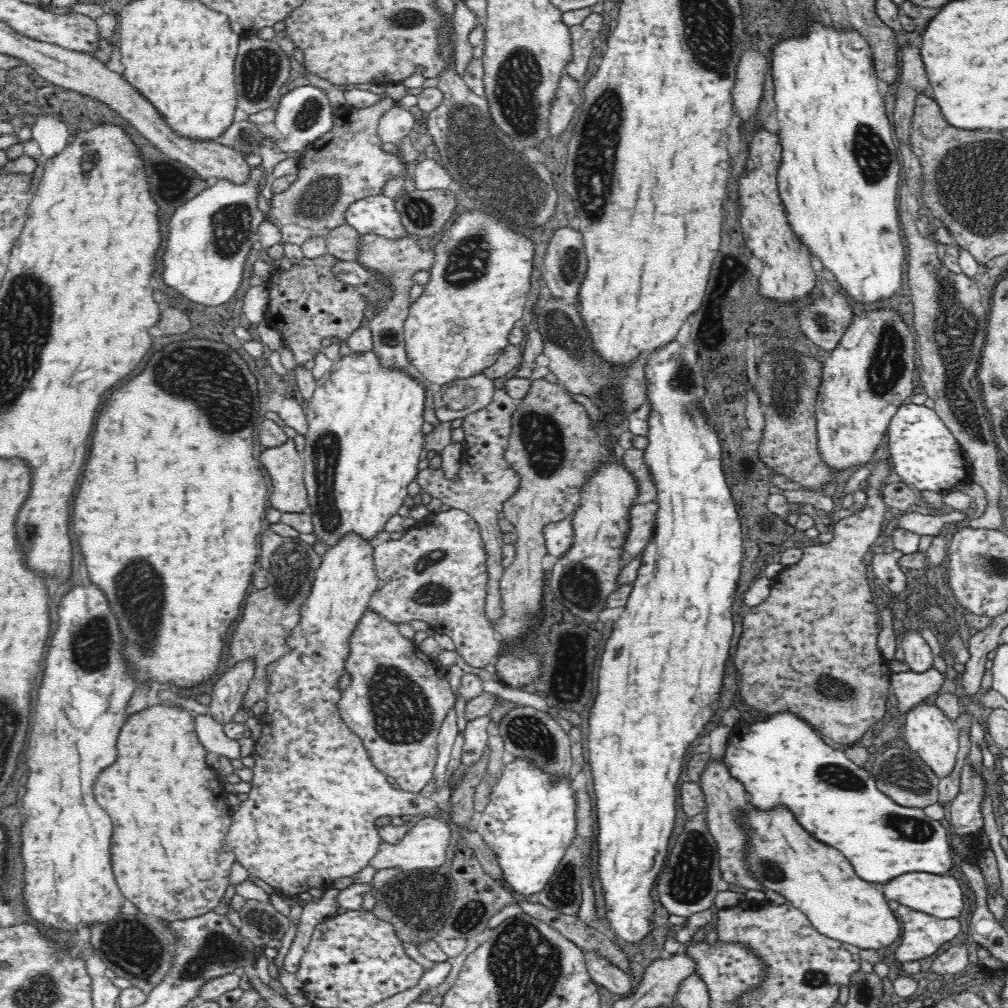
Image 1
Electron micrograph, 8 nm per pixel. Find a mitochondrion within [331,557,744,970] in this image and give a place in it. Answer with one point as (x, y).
(400, 712)

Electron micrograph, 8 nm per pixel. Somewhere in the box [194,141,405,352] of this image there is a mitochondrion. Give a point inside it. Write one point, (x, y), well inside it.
(315, 205)

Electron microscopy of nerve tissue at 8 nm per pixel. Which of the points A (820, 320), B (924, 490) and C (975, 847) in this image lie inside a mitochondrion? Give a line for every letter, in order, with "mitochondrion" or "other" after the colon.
A: mitochondrion
B: other
C: other

